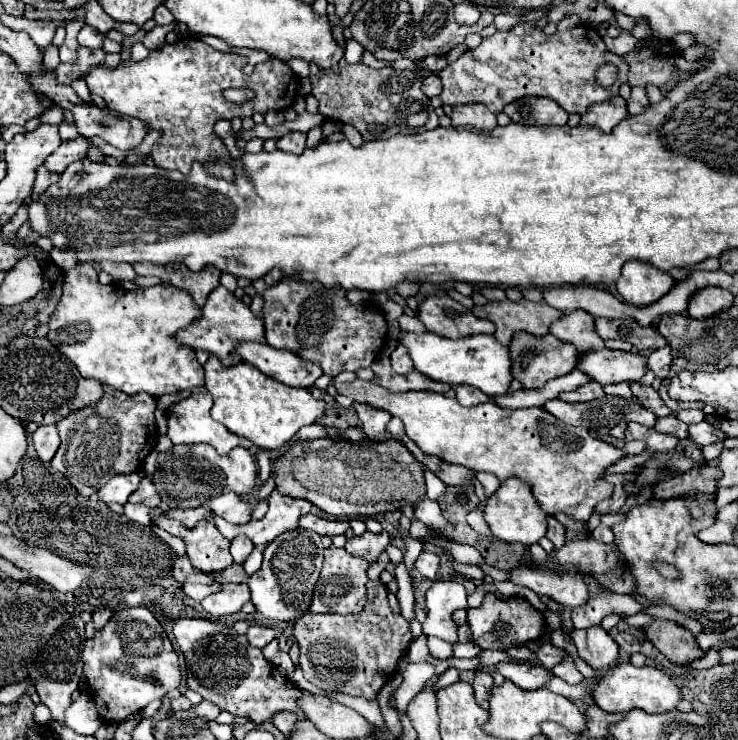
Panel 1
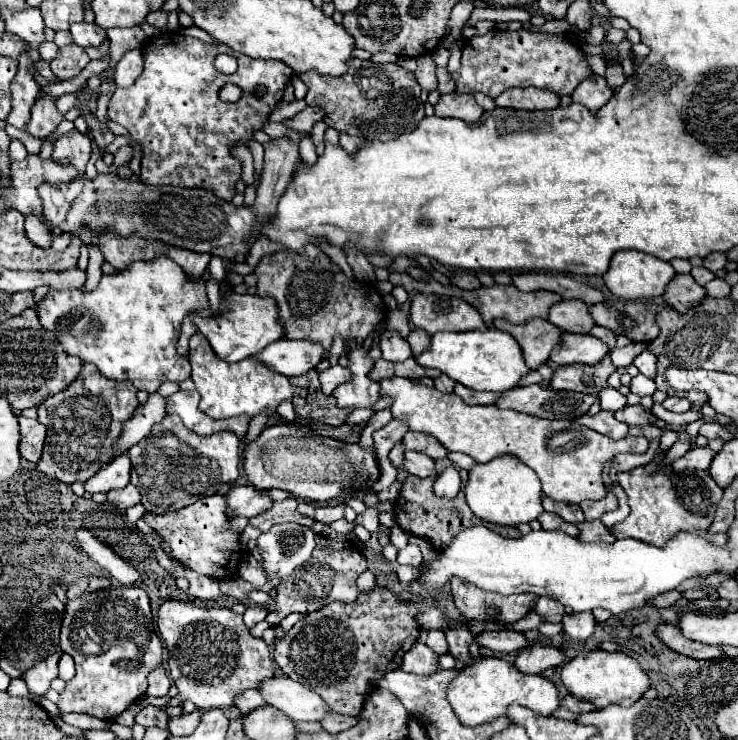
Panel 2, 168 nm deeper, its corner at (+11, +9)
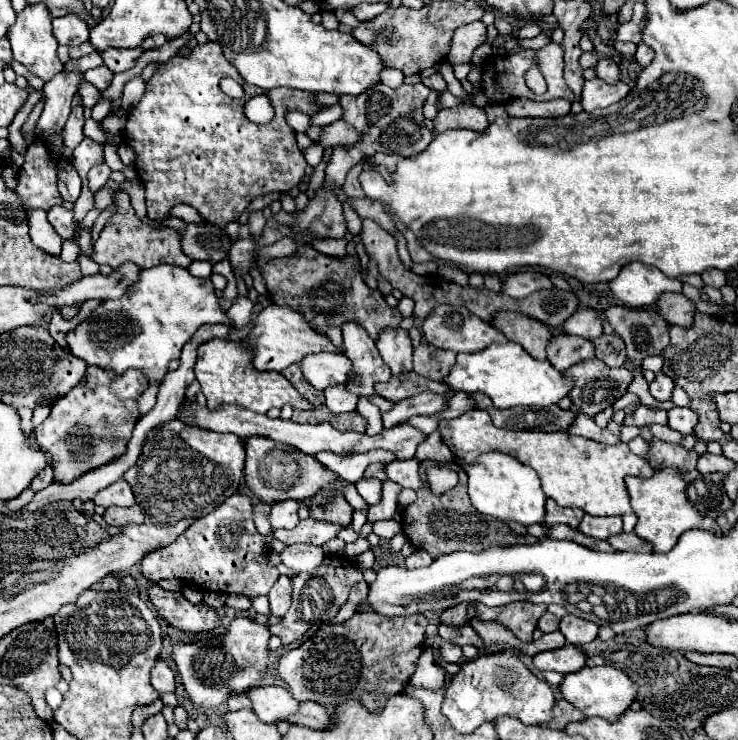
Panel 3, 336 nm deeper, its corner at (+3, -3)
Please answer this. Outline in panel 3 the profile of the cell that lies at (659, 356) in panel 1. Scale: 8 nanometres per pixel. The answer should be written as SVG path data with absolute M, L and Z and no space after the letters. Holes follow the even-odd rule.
M658 372L656 380L650 384L650 394L658 402L666 402L666 400L672 398L672 388L674 388L674 382L664 372Z

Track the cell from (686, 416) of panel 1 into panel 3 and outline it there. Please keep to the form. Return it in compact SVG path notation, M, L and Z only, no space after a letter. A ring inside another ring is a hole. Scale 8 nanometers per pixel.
M676 406L676 408L668 410L668 426L678 430L678 432L692 434L696 424L698 424L698 416L690 408L678 408Z

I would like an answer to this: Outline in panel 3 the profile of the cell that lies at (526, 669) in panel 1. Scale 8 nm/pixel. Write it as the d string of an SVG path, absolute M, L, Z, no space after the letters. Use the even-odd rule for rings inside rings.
M566 644L560 650L550 650L550 652L540 652L534 656L534 666L538 670L554 670L560 674L570 674L586 666L586 654L572 644Z

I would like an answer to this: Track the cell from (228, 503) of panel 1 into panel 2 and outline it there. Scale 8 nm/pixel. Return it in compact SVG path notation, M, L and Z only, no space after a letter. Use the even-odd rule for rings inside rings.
M230 486L226 492L226 516L252 518L266 512L272 506L272 498L256 490L254 486Z

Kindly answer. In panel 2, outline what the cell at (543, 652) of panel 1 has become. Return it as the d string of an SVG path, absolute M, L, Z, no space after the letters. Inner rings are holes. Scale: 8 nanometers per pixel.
M502 630L502 632L482 632L478 636L478 644L494 652L520 652L524 646L530 646L530 640L526 638L524 632Z

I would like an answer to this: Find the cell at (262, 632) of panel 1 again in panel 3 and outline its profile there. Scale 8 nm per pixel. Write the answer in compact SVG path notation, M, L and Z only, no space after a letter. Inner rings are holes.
M280 576L280 580L272 586L268 598L270 598L270 614L276 614L276 616L284 616L284 612L290 608L290 596L292 596L292 584L290 584L290 578L286 576Z

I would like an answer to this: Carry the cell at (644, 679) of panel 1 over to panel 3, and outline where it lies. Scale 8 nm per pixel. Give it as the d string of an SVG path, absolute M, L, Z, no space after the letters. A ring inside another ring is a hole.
M584 666L582 670L564 676L564 680L560 684L560 692L562 692L564 700L568 700L574 708L584 712L584 716L600 716L608 722L614 722L634 702L636 684L624 672L620 672L618 668L612 668L612 666L600 666L600 668Z

